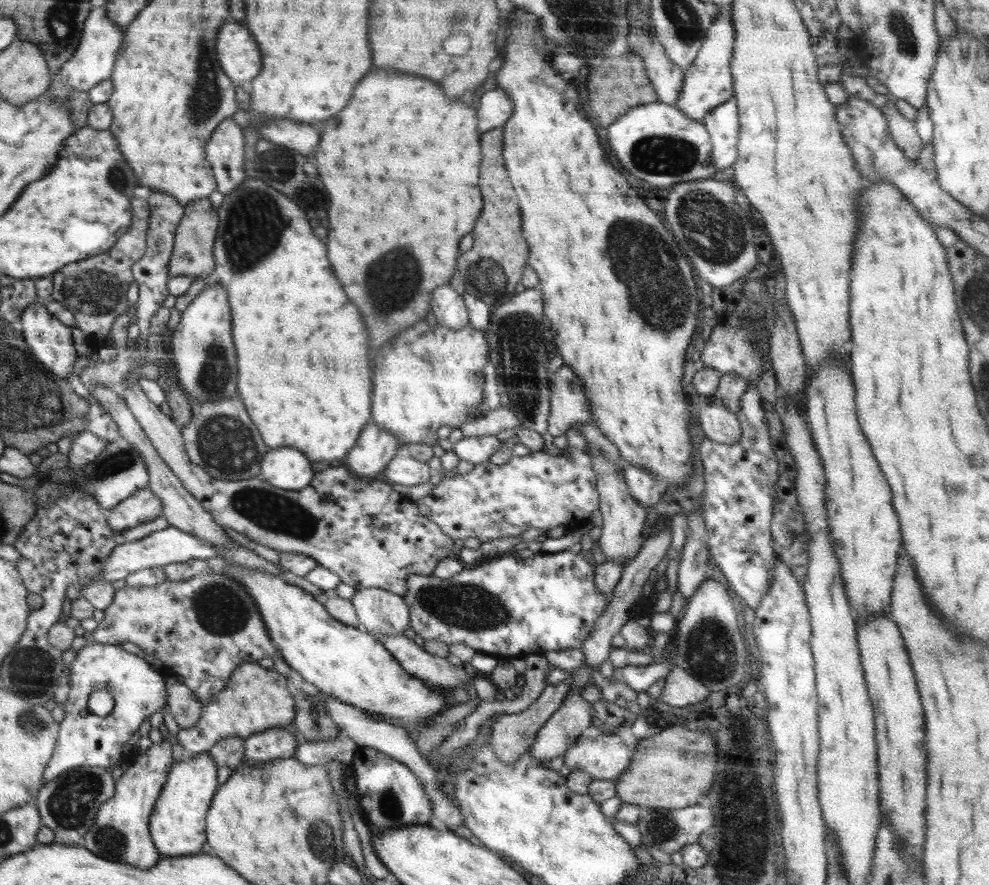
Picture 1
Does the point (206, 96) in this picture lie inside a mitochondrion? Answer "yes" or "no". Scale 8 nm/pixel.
yes

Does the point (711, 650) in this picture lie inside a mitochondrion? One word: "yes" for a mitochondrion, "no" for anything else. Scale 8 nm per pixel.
yes

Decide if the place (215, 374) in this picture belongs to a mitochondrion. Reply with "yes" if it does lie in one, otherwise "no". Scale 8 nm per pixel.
yes

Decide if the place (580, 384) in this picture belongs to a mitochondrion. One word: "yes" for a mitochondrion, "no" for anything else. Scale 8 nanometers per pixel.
no

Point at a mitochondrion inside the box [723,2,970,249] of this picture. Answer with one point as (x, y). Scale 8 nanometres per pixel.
(906, 41)

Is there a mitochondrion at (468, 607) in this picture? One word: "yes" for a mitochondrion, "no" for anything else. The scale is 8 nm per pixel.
yes

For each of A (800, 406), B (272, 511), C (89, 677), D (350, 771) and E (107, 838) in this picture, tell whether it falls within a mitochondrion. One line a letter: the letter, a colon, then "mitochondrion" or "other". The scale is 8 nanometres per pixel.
A: other
B: mitochondrion
C: other
D: other
E: mitochondrion

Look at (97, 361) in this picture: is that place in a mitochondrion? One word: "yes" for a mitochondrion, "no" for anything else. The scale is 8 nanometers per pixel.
no

